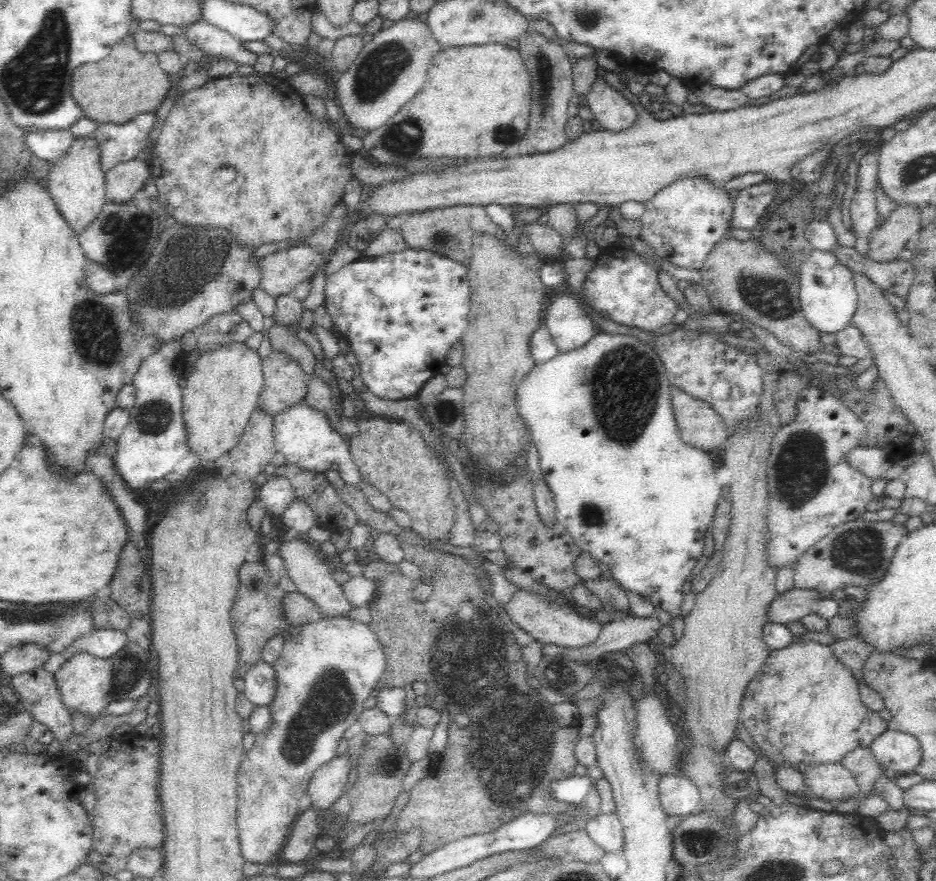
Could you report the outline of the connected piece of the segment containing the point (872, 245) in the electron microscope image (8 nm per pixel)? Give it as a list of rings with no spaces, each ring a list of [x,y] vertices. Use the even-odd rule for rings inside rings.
[[[897,206],[884,223],[870,232],[867,258],[873,262],[898,261],[906,244],[915,239],[920,230],[920,211],[912,206]]]

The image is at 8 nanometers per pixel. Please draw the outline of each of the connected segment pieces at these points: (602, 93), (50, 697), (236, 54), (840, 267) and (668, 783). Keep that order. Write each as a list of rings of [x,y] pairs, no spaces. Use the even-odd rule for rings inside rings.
[[[601,76],[592,84],[586,99],[586,106],[594,113],[594,120],[598,120],[608,132],[628,130],[638,120],[638,110],[634,103],[606,85]]]
[[[38,666],[10,678],[9,687],[18,694],[24,711],[52,732],[56,743],[66,743],[73,736],[73,718],[60,699],[54,674]]]
[[[198,19],[181,27],[184,38],[196,48],[202,50],[207,56],[216,56],[219,59],[231,59],[239,65],[253,66],[257,54],[248,52],[241,47],[238,38],[230,36],[225,30],[208,24],[205,20]]]
[[[814,249],[799,274],[799,301],[805,319],[818,333],[833,334],[850,324],[857,305],[857,290],[850,271],[834,253]]]
[[[664,776],[658,780],[658,790],[663,810],[668,817],[688,817],[699,812],[701,808],[700,789],[688,777]]]

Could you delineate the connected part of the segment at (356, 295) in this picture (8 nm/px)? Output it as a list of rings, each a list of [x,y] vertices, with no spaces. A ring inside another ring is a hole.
[[[406,247],[405,251],[398,254],[386,254],[384,256],[376,256],[376,258],[362,256],[325,280],[326,299],[324,305],[327,308],[328,314],[332,317],[332,321],[334,321],[340,336],[349,340],[350,345],[352,345],[351,350],[358,359],[360,376],[366,390],[382,400],[404,400],[404,398],[416,397],[419,390],[430,378],[447,368],[445,361],[448,351],[452,348],[452,345],[461,341],[469,326],[471,286],[467,270],[468,268],[452,261],[452,259],[428,253],[427,250],[412,250]]]

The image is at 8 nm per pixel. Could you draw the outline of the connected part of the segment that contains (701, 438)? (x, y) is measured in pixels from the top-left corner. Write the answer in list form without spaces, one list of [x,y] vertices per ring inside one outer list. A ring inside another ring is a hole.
[[[672,387],[671,394],[680,438],[687,445],[709,452],[723,444],[730,431],[709,402],[692,398],[678,387]]]

